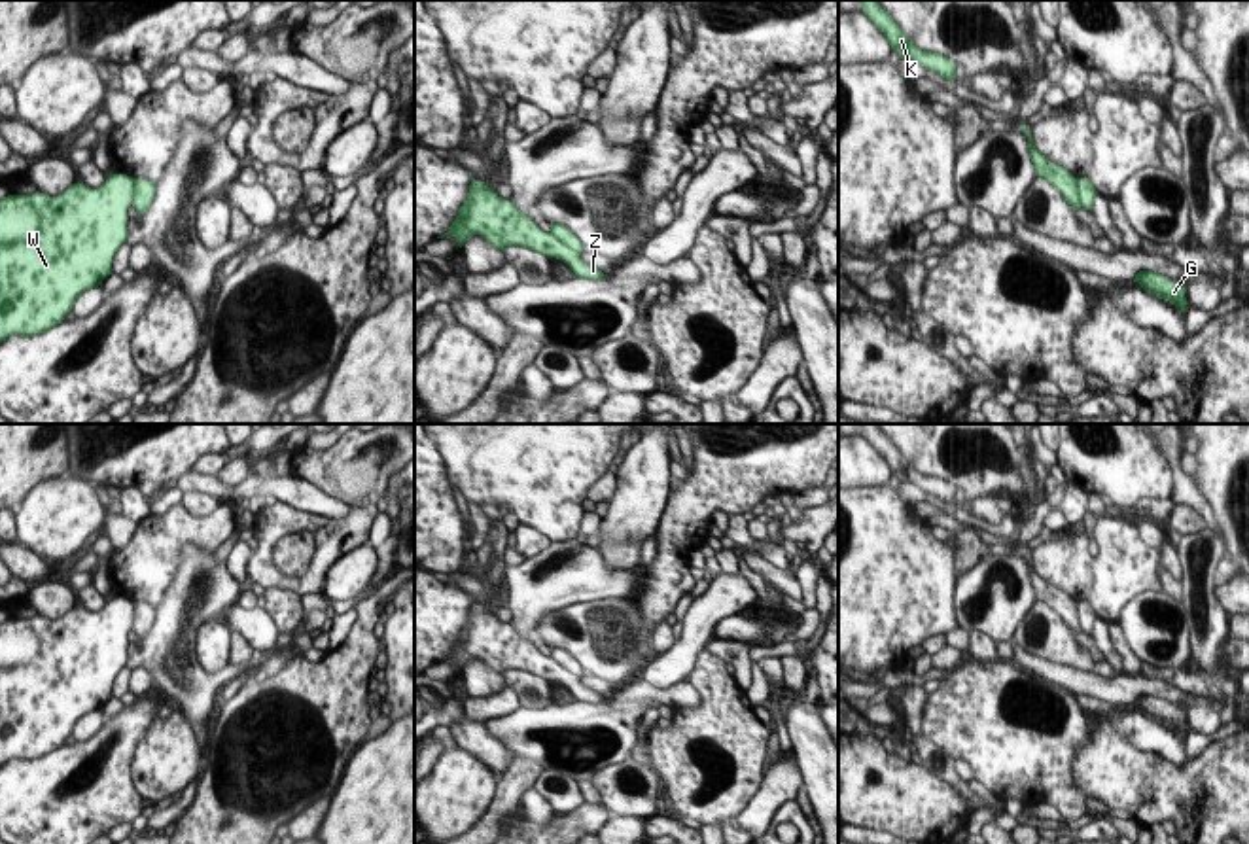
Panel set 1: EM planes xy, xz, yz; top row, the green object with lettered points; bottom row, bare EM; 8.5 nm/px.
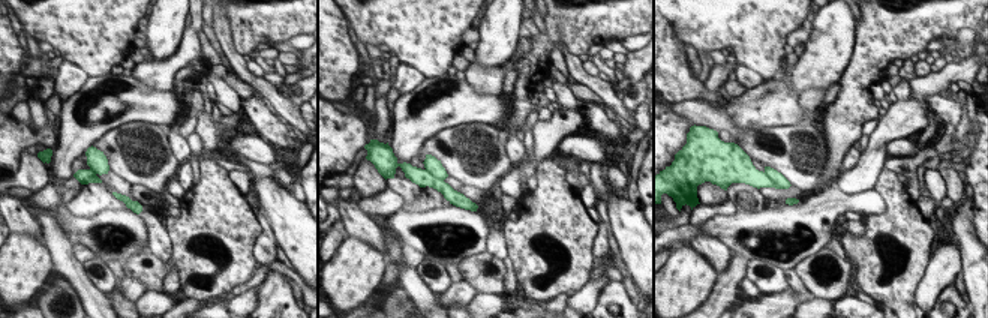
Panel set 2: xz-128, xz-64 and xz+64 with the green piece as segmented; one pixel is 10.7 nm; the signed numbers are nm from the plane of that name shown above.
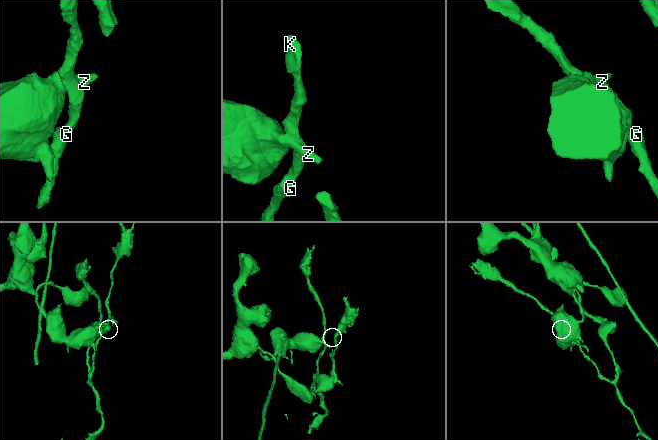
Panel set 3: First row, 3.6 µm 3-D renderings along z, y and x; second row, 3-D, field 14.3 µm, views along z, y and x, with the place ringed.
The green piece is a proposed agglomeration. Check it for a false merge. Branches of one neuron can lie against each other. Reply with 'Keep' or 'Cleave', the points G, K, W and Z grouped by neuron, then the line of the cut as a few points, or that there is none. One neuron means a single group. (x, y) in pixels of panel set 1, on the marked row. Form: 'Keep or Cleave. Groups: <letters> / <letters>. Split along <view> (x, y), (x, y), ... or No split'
Cleave. Groups: G K / W Z. Split along xz (551, 233), (580, 254)

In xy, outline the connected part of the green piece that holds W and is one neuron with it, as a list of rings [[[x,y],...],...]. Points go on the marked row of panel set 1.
[[[112,174],[91,189],[72,184],[62,195],[8,195],[0,201],[0,343],[9,335],[34,337],[62,324],[76,299],[102,286],[114,255],[127,242],[127,210],[136,180]]]

